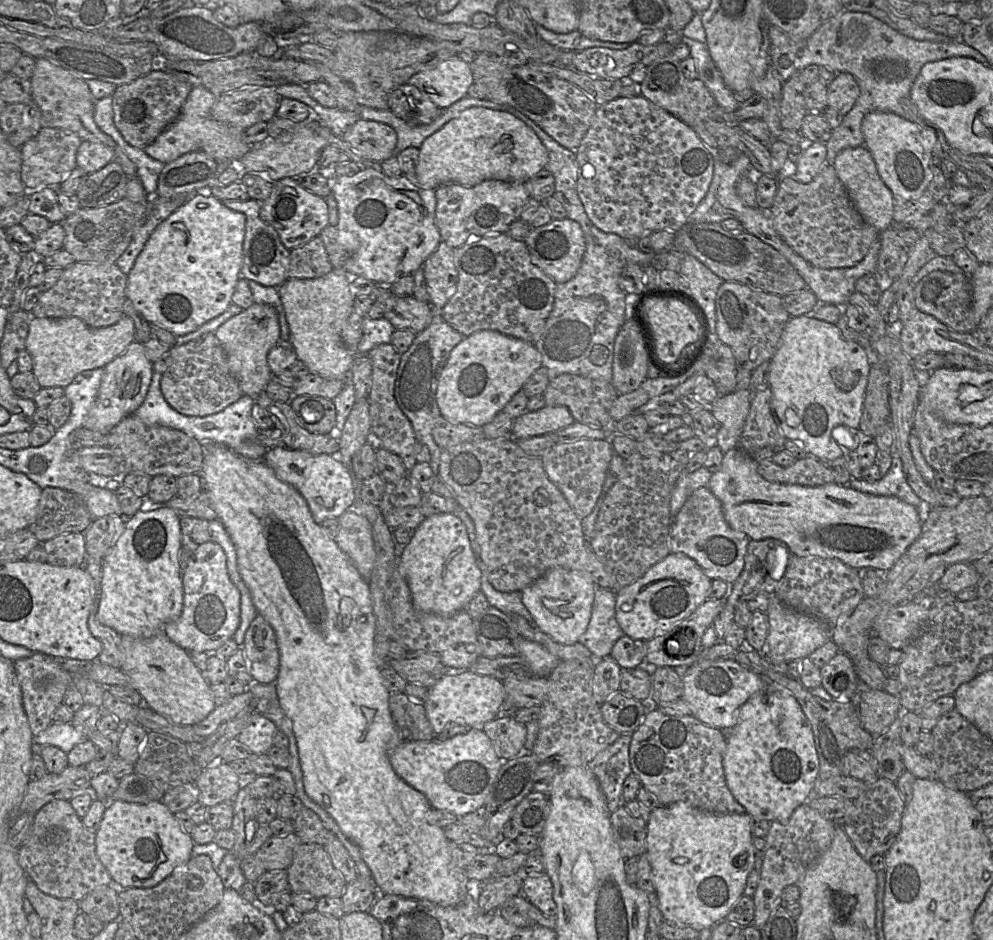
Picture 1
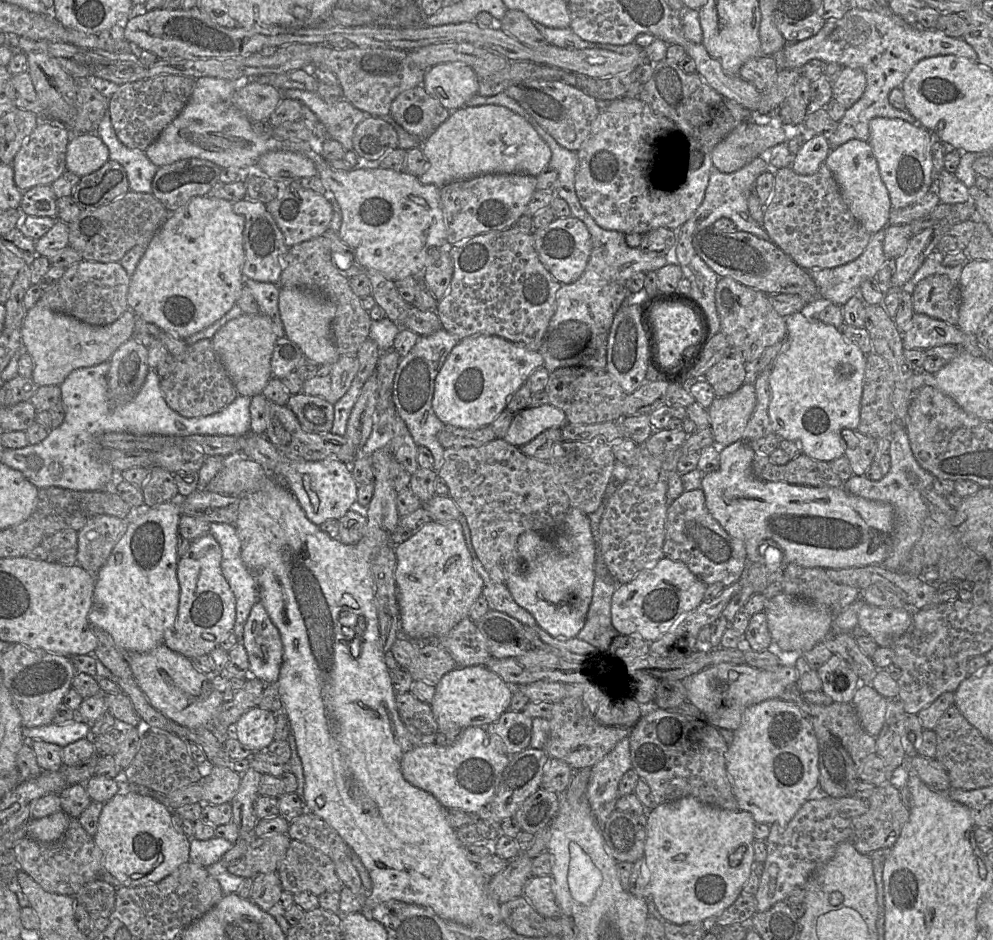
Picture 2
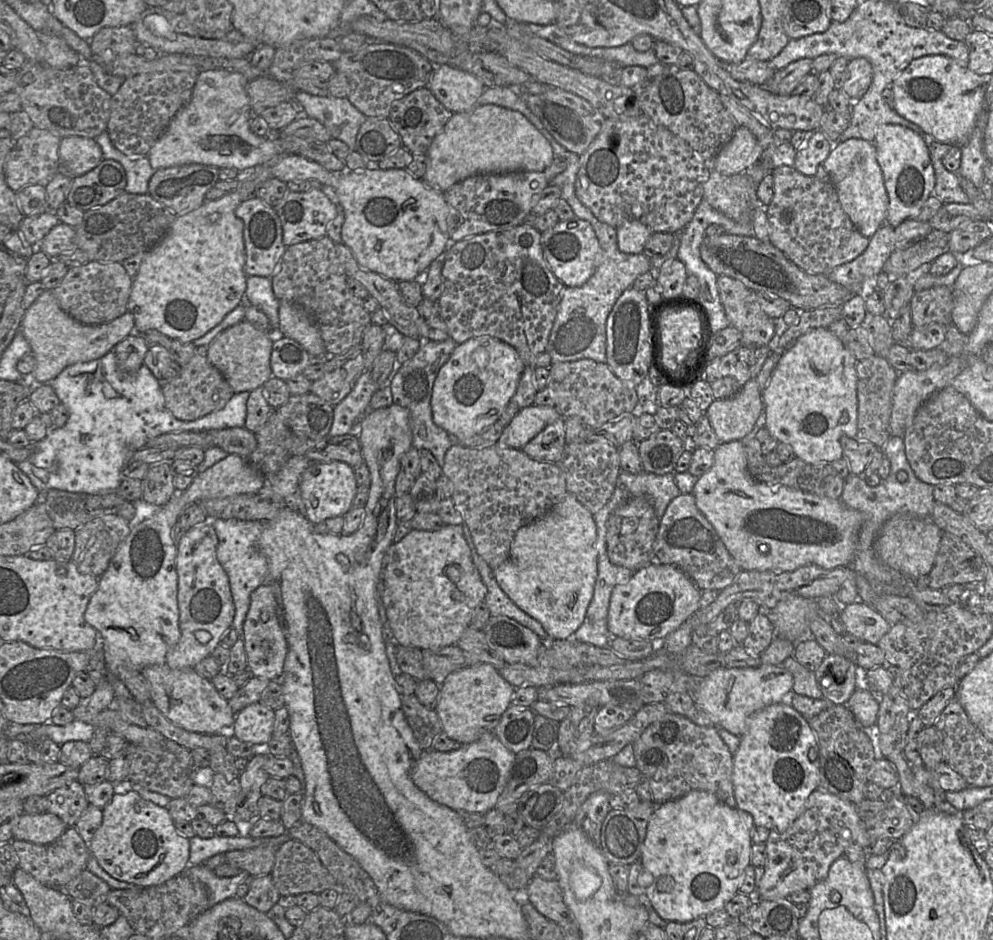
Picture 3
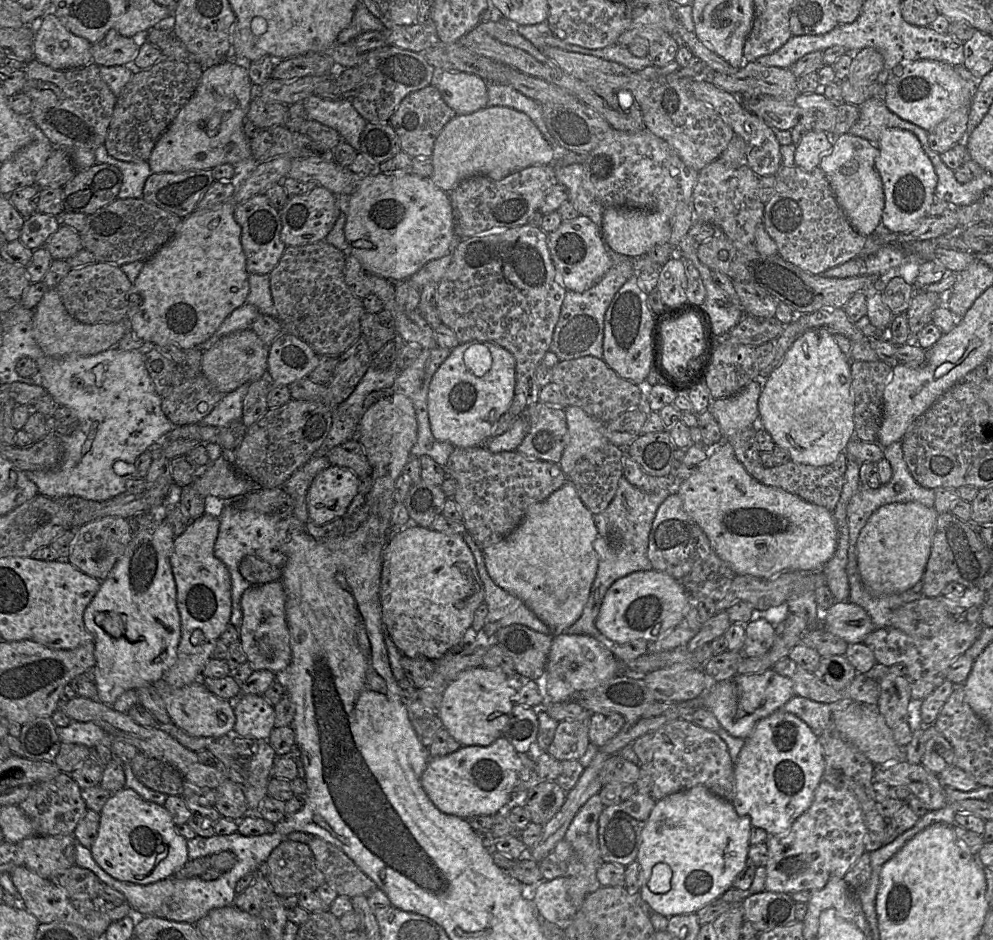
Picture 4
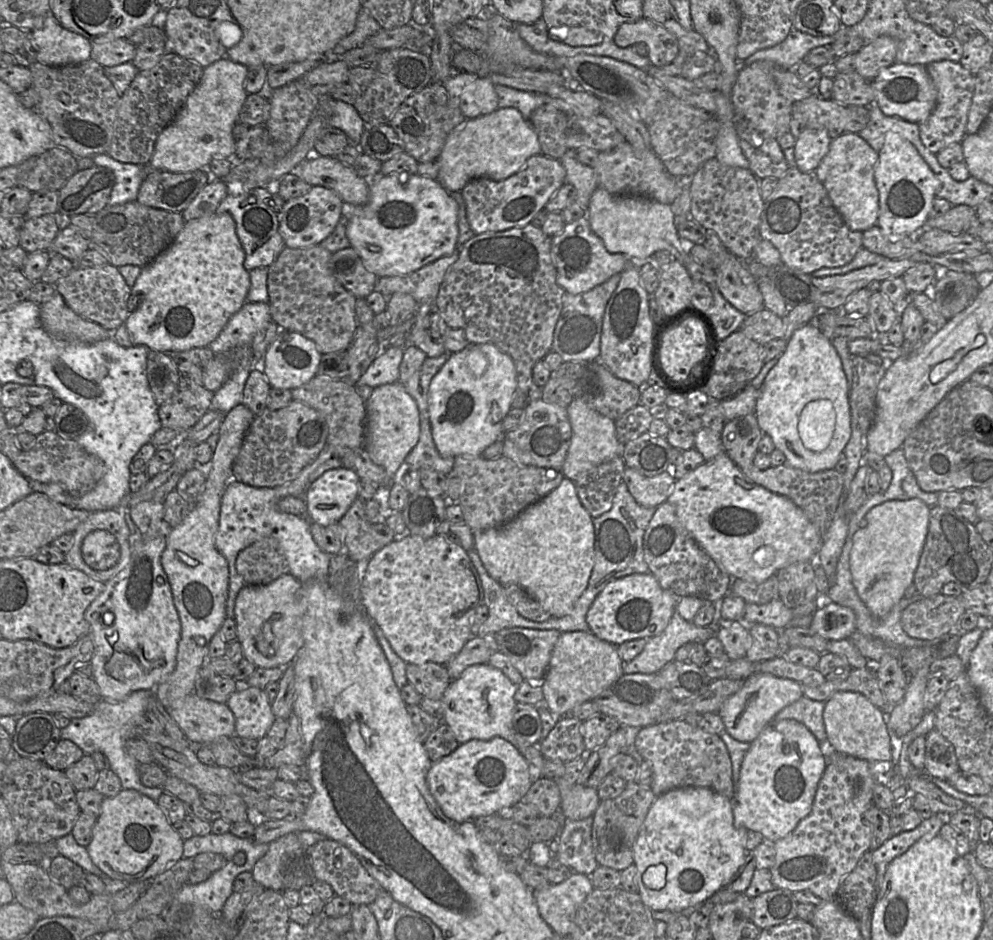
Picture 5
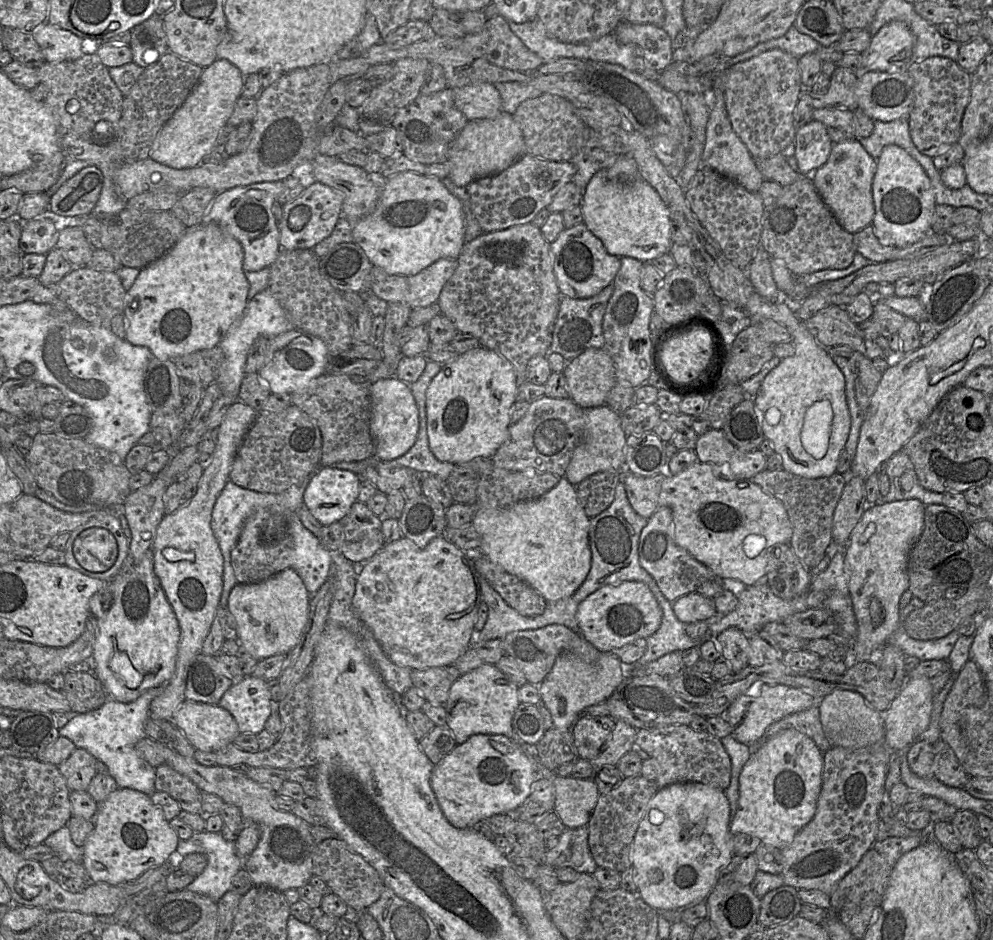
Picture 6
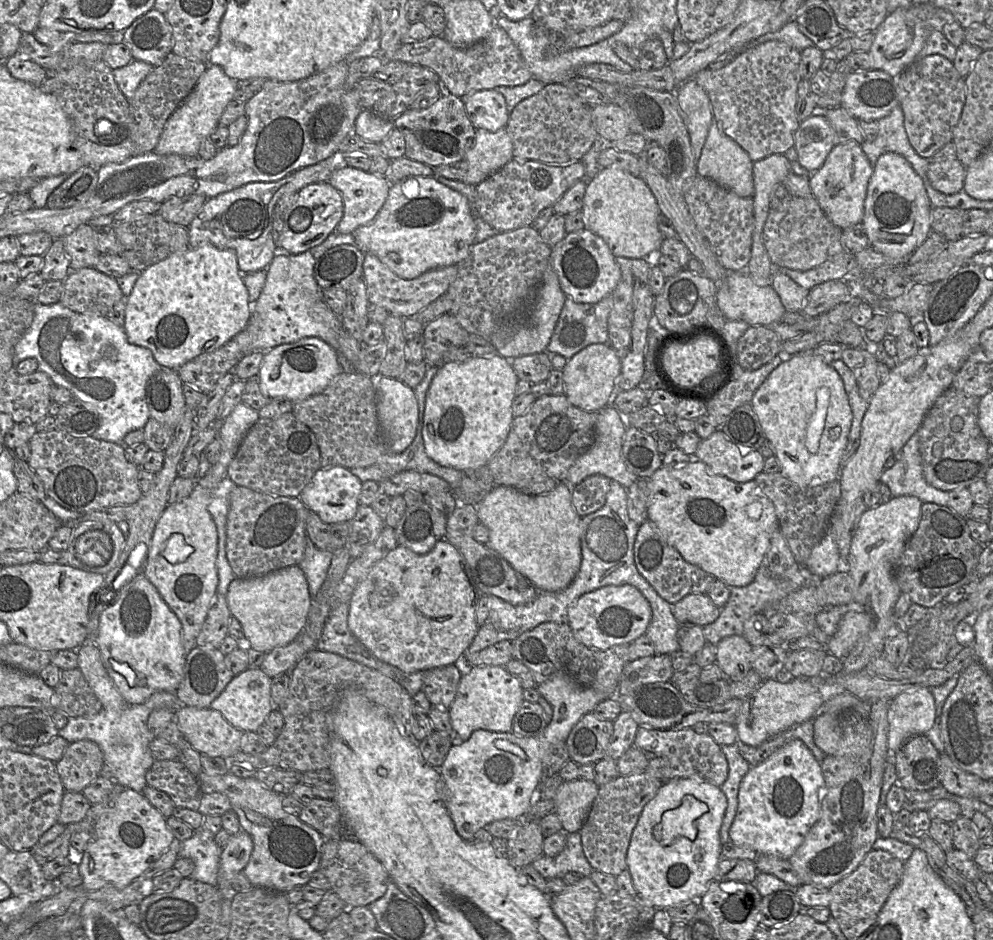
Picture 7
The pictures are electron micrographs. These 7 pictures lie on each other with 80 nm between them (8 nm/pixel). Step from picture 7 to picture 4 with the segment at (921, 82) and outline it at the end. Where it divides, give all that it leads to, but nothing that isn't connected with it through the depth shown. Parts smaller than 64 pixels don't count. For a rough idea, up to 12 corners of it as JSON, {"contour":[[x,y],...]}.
{"contour":[[964,64],[953,67],[965,86],[961,105],[932,130],[929,146],[938,154],[963,138],[977,89]]}

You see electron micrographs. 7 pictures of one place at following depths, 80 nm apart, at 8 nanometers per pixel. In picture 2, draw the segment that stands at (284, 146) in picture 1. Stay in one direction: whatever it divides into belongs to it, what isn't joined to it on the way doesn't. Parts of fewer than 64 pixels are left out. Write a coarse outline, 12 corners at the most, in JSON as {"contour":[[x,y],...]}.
{"contour":[[291,151],[266,152],[256,166],[287,183],[318,175],[309,158]]}

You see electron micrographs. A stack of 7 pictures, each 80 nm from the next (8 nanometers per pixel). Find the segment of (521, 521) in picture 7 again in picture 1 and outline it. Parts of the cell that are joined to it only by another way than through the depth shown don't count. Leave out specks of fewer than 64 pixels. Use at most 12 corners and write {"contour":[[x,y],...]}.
{"contour":[[555,567],[521,591],[541,631],[571,645],[587,630],[596,585]]}

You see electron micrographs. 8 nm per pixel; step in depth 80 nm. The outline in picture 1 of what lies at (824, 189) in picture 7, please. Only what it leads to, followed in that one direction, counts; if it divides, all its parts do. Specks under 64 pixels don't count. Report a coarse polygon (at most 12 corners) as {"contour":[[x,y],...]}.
{"contour":[[865,145],[832,165],[863,219],[889,229],[893,194]]}

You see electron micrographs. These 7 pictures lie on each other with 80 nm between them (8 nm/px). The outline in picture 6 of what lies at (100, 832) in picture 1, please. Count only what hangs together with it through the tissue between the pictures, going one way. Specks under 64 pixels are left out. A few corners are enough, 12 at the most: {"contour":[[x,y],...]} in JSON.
{"contour":[[118,788],[98,803],[82,864],[121,886],[177,854],[150,796]]}

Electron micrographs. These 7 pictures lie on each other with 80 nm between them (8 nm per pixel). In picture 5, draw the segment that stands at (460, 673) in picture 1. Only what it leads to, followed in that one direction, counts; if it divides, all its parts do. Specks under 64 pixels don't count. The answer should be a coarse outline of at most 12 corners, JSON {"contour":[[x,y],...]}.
{"contour":[[488,663],[470,666],[442,697],[459,744],[509,741],[542,777],[538,745],[517,740],[518,685]]}

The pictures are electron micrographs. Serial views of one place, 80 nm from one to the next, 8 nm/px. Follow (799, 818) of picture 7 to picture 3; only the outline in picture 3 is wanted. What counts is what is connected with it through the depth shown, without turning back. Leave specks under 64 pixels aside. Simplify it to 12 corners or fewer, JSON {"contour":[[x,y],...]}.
{"contour":[[788,701],[749,717],[737,807],[783,832],[818,788],[818,742]]}

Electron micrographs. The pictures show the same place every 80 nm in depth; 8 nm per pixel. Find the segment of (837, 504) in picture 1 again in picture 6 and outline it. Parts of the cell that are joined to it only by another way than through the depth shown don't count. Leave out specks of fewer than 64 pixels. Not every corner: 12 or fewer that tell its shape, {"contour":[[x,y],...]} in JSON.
{"contour":[[727,463],[662,483],[675,542],[747,586],[789,544],[783,504]]}

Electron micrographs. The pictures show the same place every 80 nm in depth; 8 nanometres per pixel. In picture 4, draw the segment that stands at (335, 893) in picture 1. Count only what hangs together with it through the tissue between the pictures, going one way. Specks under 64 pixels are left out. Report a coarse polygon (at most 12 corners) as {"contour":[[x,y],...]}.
{"contour":[[280,843],[256,873],[279,897],[325,883],[309,846]]}

